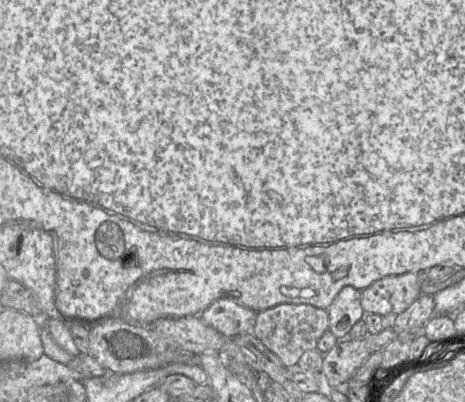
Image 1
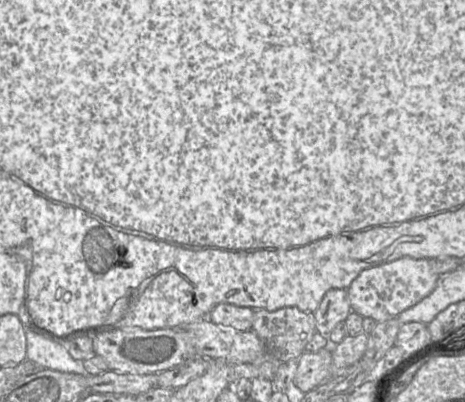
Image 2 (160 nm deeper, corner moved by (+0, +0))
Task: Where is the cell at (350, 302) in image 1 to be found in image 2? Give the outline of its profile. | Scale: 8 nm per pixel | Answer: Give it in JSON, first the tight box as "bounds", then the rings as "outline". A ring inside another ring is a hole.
{"bounds":[313,289,351,340],"outline":[[[331,289],[325,293],[318,308],[313,312],[316,331],[329,340],[329,335],[339,323],[344,323],[351,312],[346,289]]]}

